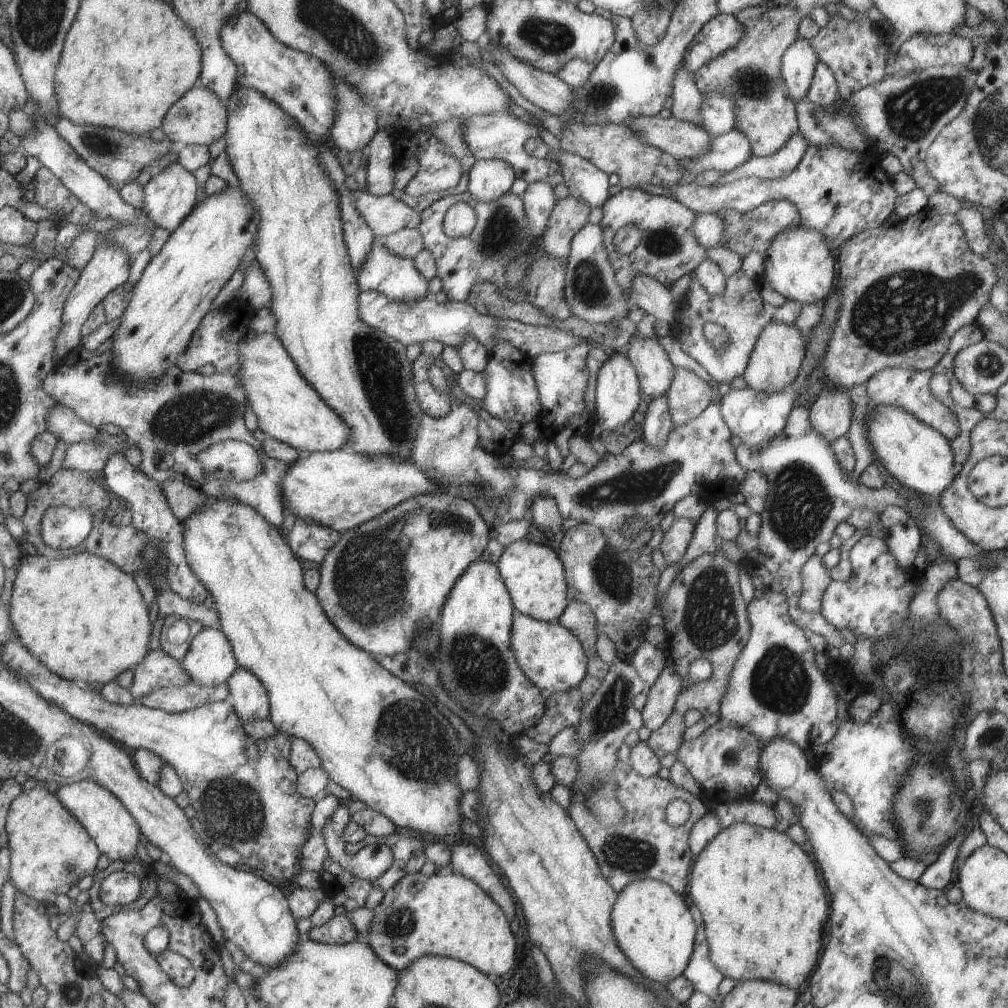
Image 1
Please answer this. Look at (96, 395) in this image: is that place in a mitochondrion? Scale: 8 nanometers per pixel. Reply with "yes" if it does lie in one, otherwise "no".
no

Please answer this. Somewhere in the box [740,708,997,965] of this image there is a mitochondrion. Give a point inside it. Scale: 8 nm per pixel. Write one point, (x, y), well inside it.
(922, 812)

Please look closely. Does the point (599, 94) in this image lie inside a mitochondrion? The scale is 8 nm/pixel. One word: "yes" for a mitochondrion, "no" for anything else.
yes

